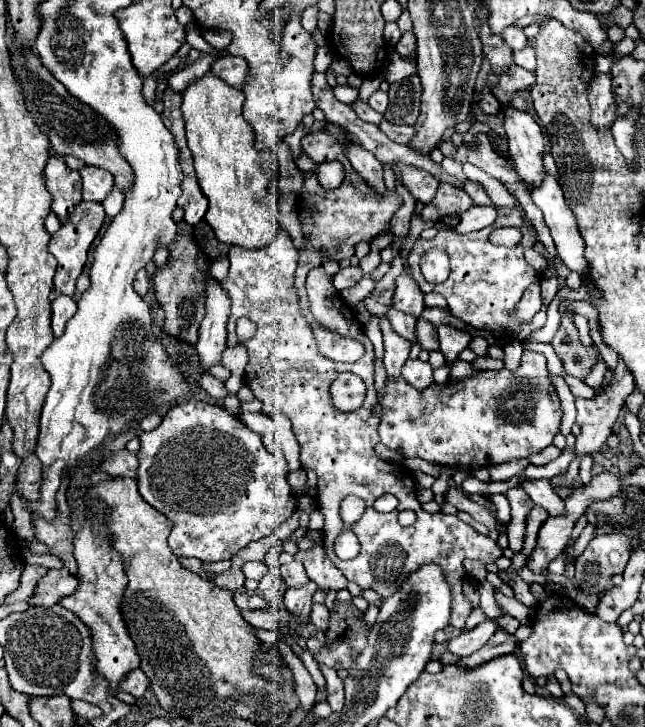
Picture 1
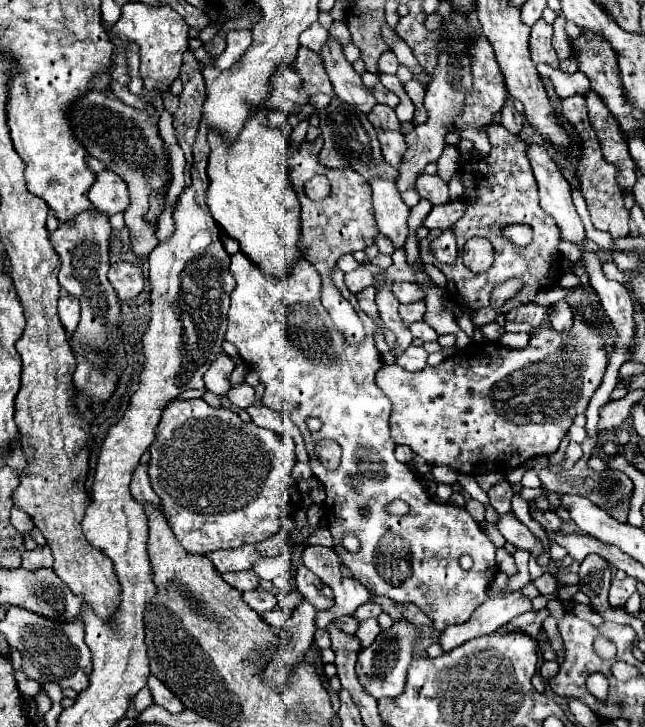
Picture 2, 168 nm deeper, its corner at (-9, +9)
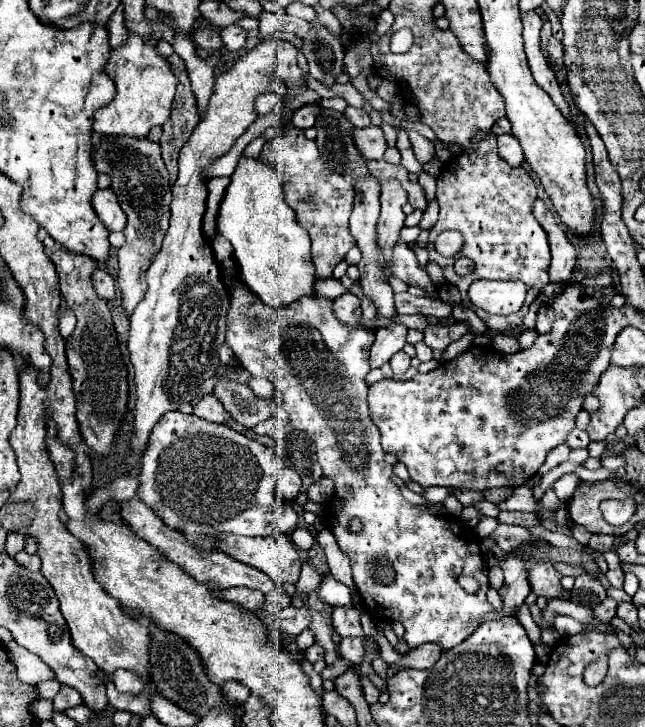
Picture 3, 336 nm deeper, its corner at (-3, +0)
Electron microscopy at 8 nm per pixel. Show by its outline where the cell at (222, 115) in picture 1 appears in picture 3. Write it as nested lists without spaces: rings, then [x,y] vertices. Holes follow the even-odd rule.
[[[240,158],[220,202],[216,232],[232,244],[242,280],[266,306],[280,310],[302,296],[312,296],[316,274],[310,256],[310,236],[298,226],[294,210],[284,202],[280,176],[270,164],[258,158]]]

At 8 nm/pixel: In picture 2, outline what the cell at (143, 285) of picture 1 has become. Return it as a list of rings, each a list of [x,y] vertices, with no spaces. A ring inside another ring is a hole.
[[[112,263],[108,271],[108,281],[122,301],[134,299],[144,289],[144,273],[136,263]]]

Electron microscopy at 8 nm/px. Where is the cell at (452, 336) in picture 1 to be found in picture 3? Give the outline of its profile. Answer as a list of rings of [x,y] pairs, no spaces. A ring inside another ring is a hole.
[[[496,334],[494,336],[494,348],[498,352],[518,352],[520,350],[520,344],[518,344],[518,338],[516,336],[508,336],[508,334]]]

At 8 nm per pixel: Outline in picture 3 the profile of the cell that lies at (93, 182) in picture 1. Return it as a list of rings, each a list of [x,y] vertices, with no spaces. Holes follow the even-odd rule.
[[[96,190],[92,198],[92,206],[98,218],[106,224],[110,232],[122,232],[126,226],[126,214],[122,212],[118,198],[112,190]]]

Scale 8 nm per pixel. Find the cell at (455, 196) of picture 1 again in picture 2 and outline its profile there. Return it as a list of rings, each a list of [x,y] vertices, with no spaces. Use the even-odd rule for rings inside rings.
[[[420,175],[418,177],[418,193],[426,197],[432,205],[442,205],[450,201],[448,183],[438,175]]]

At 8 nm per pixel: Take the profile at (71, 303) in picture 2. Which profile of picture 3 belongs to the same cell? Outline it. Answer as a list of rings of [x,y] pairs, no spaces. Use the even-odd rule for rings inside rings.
[[[66,310],[66,312],[60,316],[58,328],[60,328],[60,334],[62,334],[64,338],[68,338],[68,336],[74,332],[74,328],[76,328],[76,316],[74,316],[72,310]]]

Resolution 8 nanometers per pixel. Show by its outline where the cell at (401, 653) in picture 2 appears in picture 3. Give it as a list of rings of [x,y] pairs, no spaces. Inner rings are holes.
[[[362,678],[362,686],[364,686],[364,696],[366,696],[366,700],[368,700],[368,704],[374,704],[374,702],[378,702],[378,698],[380,698],[380,692],[378,692],[378,688],[368,680],[368,678]]]

